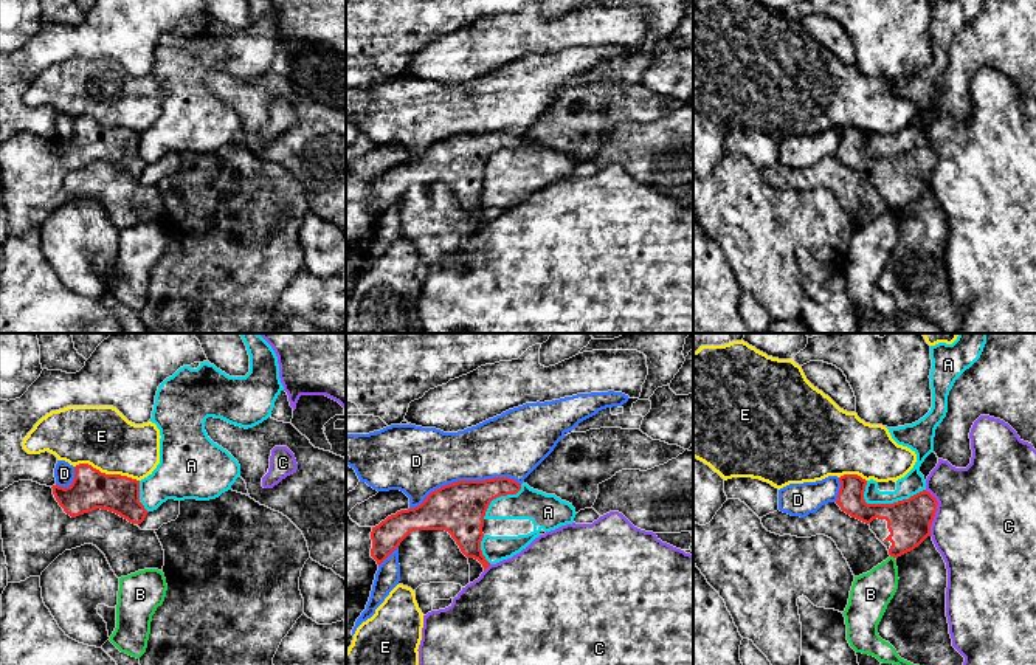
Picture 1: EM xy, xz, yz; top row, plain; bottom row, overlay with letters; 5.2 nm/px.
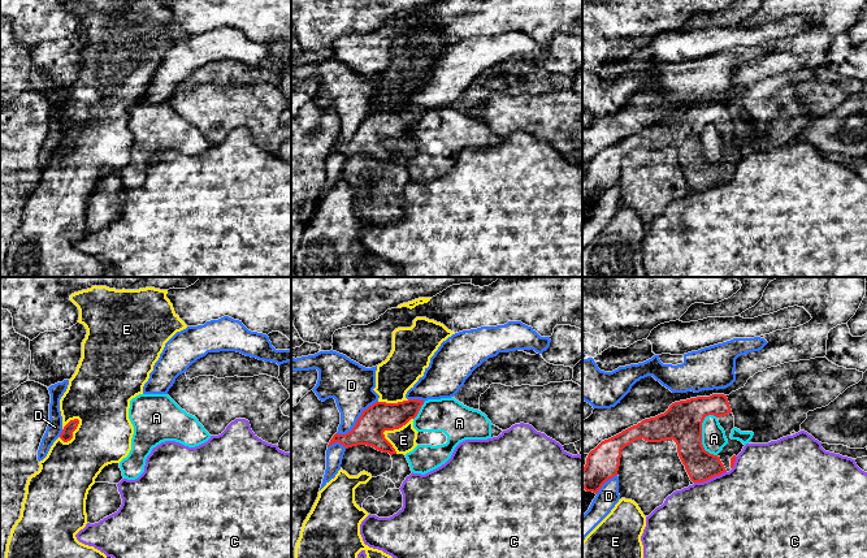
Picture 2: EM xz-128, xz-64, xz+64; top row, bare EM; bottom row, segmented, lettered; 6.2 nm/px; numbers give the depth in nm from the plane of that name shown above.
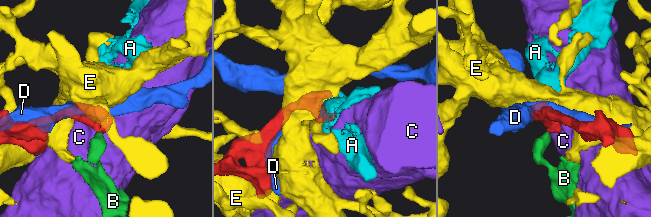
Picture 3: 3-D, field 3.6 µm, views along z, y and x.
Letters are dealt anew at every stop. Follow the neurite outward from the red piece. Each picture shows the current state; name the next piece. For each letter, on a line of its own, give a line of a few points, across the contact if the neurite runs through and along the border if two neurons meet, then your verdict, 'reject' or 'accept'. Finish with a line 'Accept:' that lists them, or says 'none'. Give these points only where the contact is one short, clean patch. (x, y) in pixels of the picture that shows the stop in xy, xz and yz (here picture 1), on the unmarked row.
A: reject
B: line yz (890, 208), (894, 211); reject
C: line yz (925, 143), (937, 155), (929, 188); reject
D: reject
E: reject
Accept: none

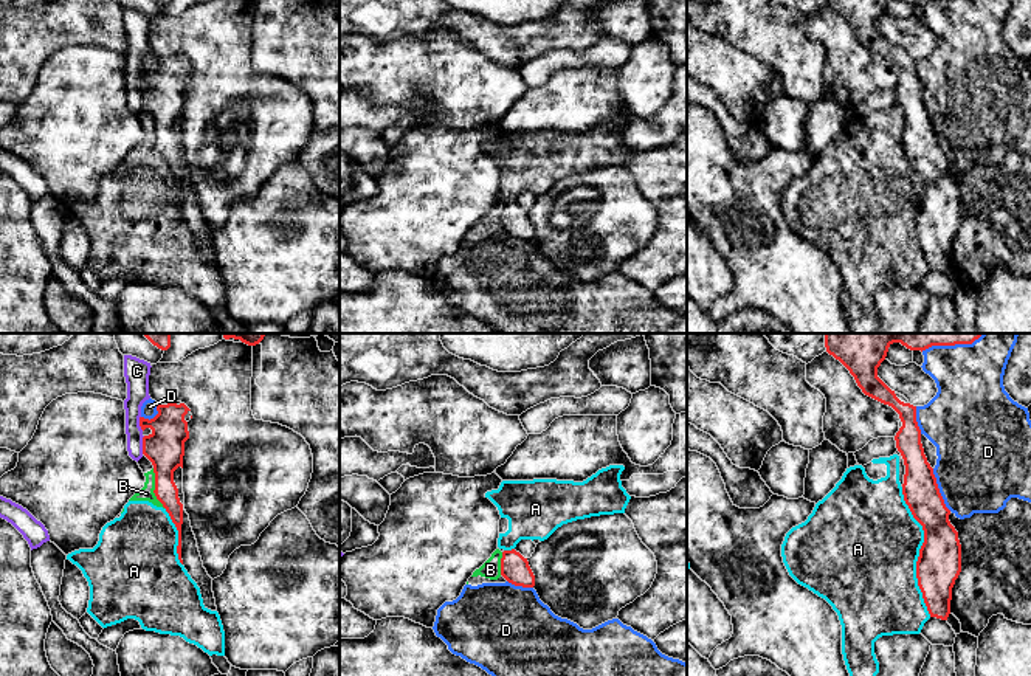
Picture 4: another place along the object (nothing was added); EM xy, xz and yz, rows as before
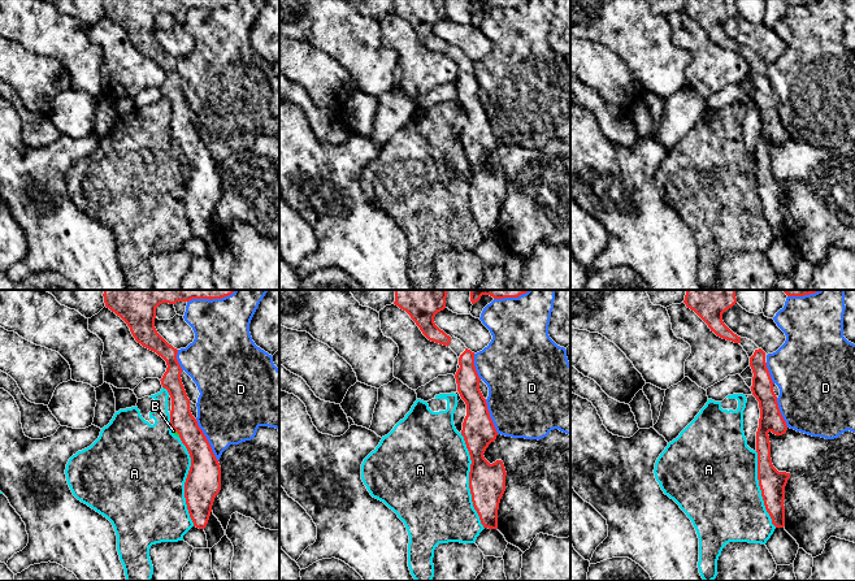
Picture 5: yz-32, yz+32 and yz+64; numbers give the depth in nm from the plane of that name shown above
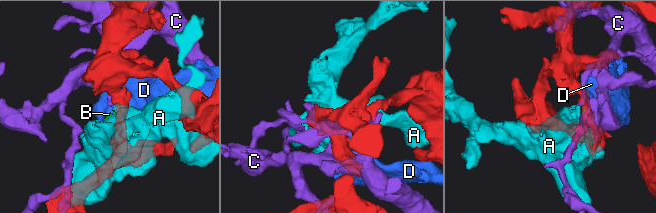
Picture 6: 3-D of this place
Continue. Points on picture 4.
A: reject
B: line xy (152, 121), (154, 148), (165, 160); reject
C: reject
D: reject
Accept: none

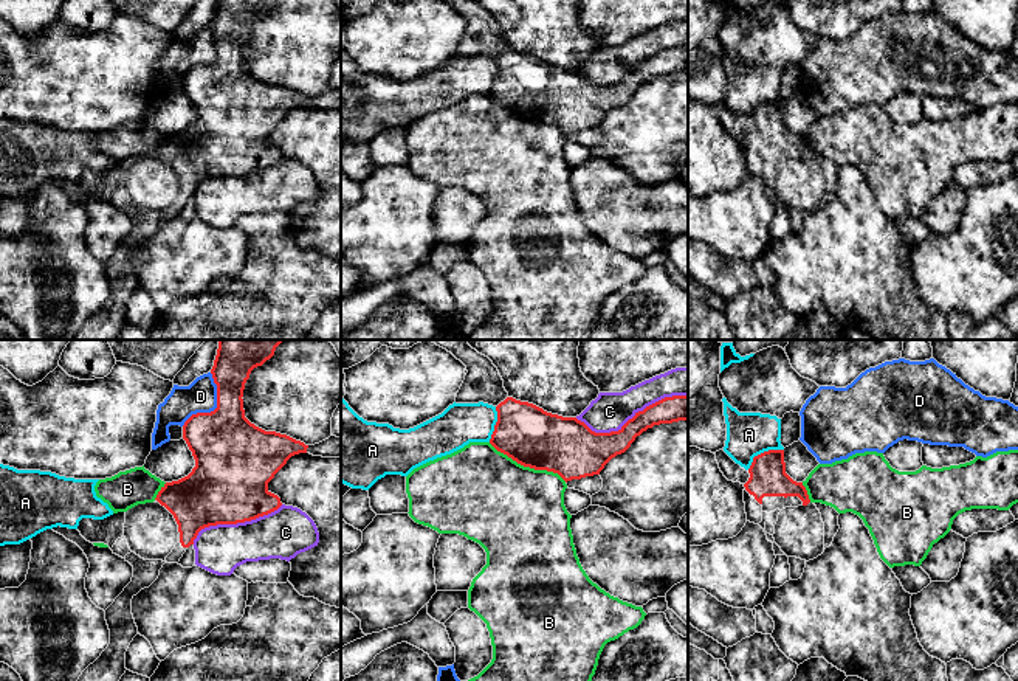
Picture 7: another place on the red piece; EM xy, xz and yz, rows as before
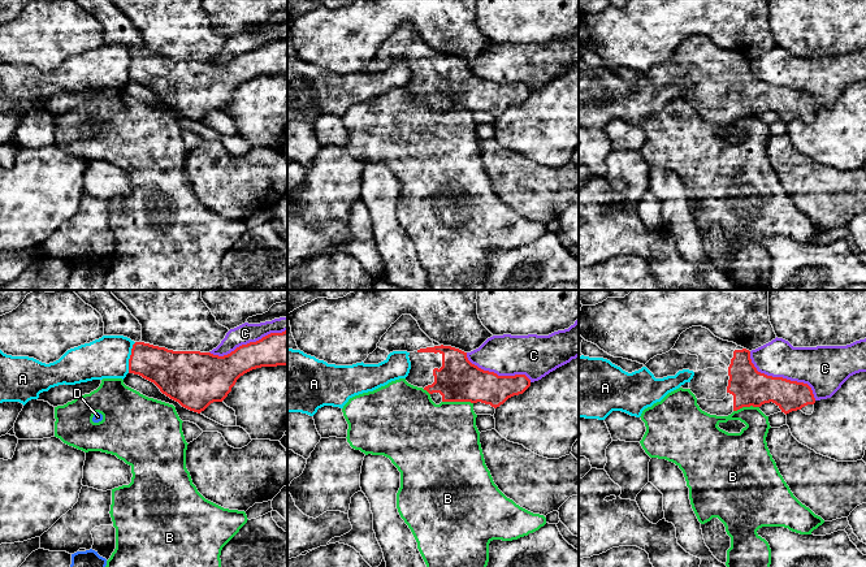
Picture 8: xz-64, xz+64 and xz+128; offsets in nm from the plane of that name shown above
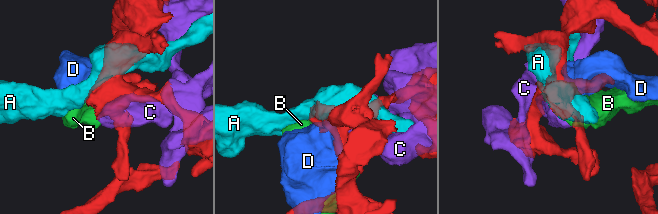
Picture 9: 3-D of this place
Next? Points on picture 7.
A: reject
B: line xz (488, 95), (518, 115), (557, 124), (566, 134); reject
C: reject
D: reject
Accept: none

